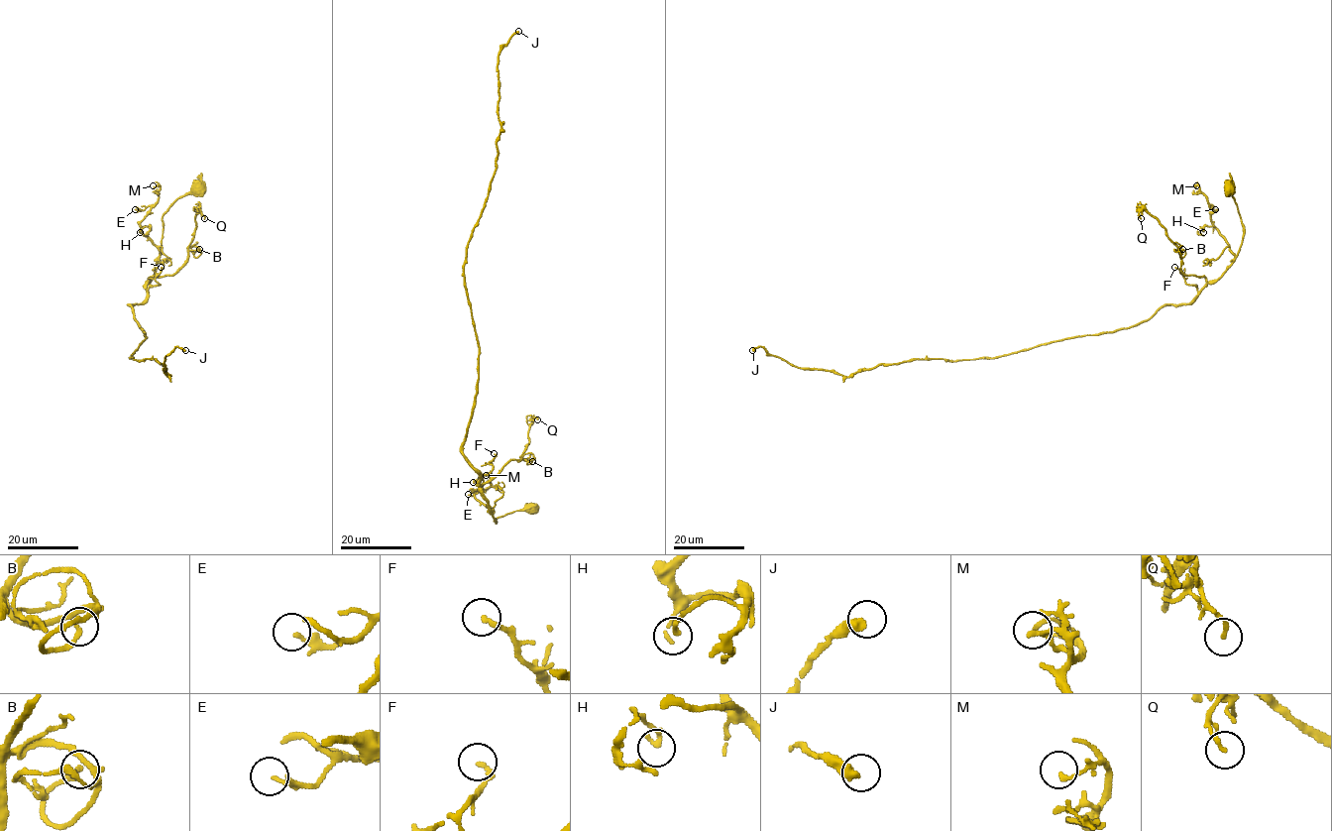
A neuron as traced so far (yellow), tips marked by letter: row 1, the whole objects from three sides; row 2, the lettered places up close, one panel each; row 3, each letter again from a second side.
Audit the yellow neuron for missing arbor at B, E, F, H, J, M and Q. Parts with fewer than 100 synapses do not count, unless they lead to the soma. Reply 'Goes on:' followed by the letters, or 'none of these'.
Goes on: J

